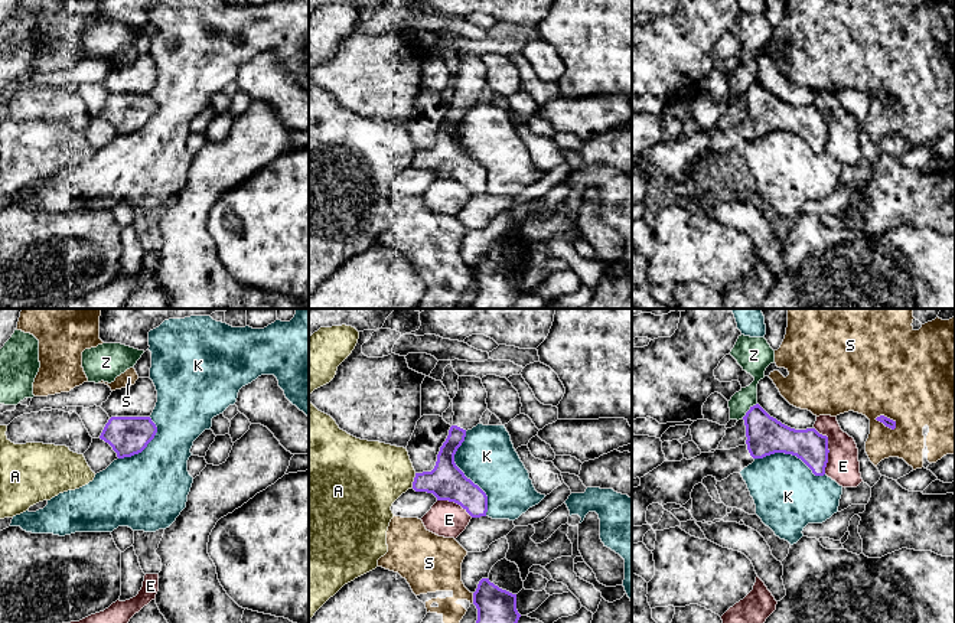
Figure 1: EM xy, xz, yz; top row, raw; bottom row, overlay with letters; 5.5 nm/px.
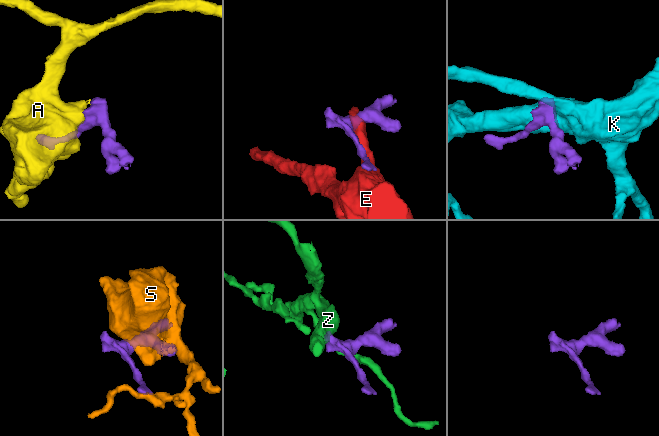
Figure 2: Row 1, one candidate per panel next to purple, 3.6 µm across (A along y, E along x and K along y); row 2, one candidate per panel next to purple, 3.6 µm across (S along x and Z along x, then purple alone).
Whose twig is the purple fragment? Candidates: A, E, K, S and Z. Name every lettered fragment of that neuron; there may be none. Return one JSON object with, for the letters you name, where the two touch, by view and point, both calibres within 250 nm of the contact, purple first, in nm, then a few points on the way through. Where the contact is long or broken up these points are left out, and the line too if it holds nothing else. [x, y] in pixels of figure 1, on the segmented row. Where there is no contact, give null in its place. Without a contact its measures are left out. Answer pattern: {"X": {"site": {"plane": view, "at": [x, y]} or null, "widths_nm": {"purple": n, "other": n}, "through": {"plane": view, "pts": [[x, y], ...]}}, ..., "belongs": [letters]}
{"belongs": []}

